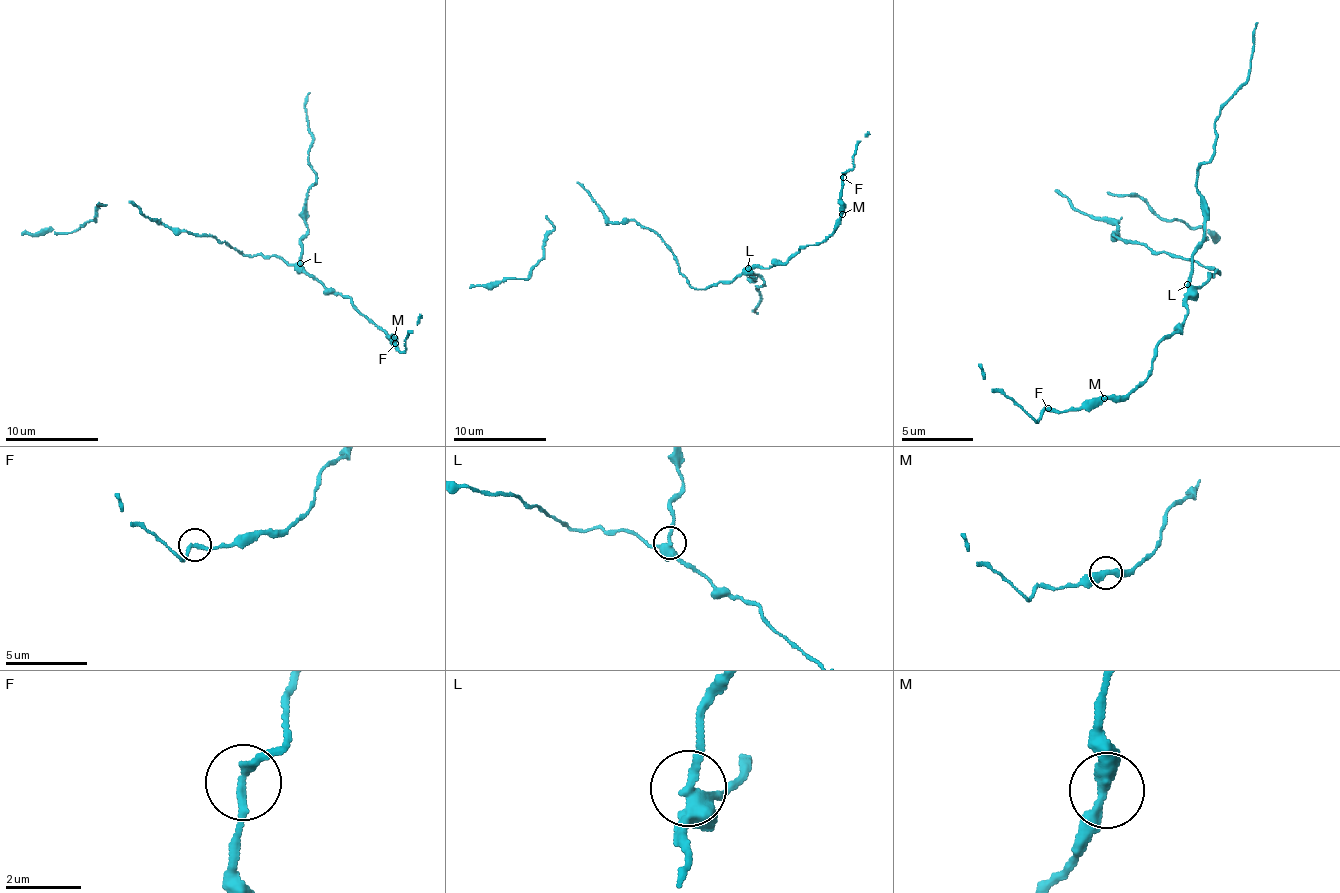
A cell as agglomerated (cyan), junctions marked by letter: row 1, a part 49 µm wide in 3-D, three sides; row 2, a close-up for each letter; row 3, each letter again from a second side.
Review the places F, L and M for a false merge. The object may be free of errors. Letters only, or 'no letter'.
L

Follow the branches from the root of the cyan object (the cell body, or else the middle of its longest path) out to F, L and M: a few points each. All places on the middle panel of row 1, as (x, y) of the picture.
F: (679, 270), (695, 288), (707, 288), (753, 267), (781, 265), (800, 249), (823, 242), (840, 216), (842, 176)
L: (679, 270), (695, 288), (707, 288), (721, 281), (730, 281), (749, 267)
M: (679, 270), (695, 288), (707, 288), (753, 267), (781, 265), (800, 249), (823, 242), (842, 214)

